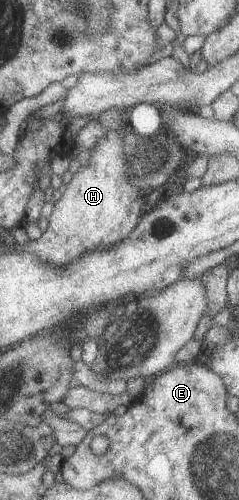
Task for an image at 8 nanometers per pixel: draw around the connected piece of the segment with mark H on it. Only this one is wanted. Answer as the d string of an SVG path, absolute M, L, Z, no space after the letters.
M104 130L105 134L90 148L87 164L75 167L62 197L54 203L46 231L37 240L26 241L22 246L23 251L36 253L54 267L66 267L80 259L80 255L96 249L110 249L126 239L139 223L142 197L138 199L138 189L126 175L124 136L120 131Z

